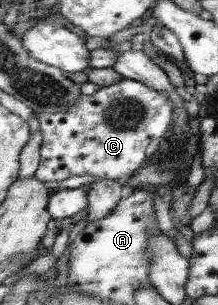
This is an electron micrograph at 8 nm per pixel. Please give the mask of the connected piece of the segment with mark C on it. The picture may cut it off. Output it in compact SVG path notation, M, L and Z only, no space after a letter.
M123 78L118 84L100 87L94 94L83 94L68 110L56 113L36 113L42 131L41 159L35 178L57 185L72 176L92 175L124 181L146 162L156 146L164 146L174 124L173 101L165 93L150 88L138 80Z

